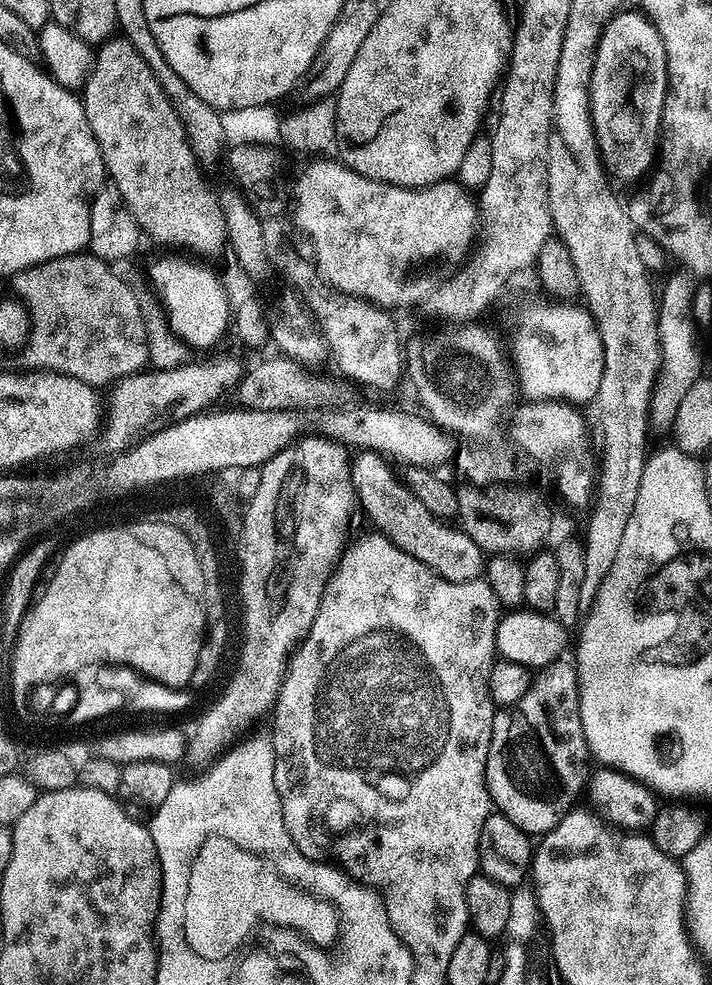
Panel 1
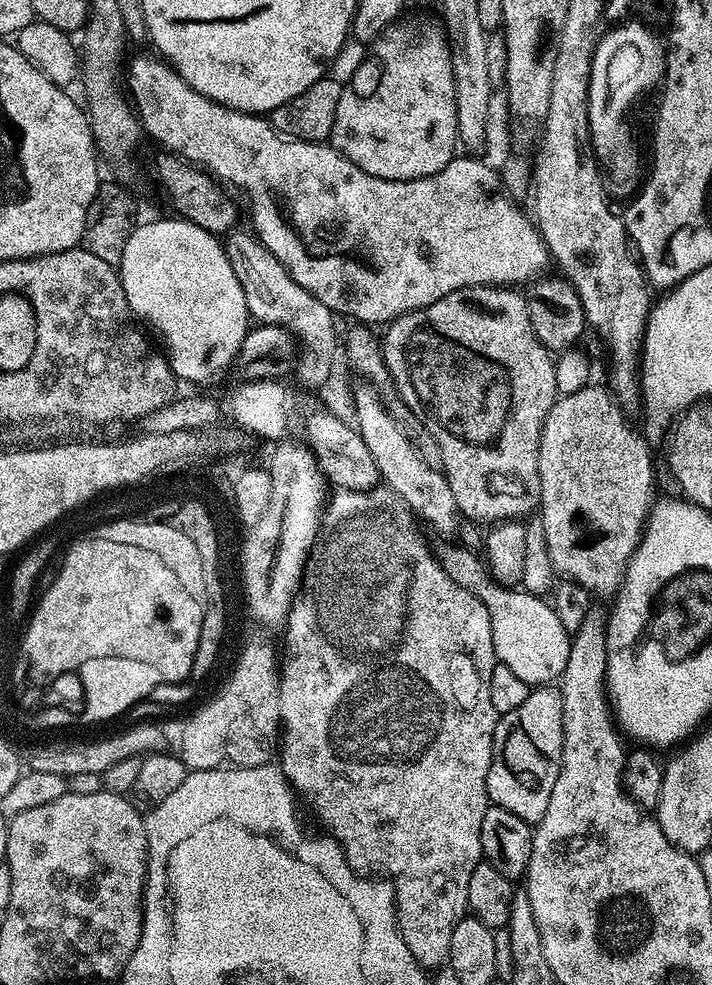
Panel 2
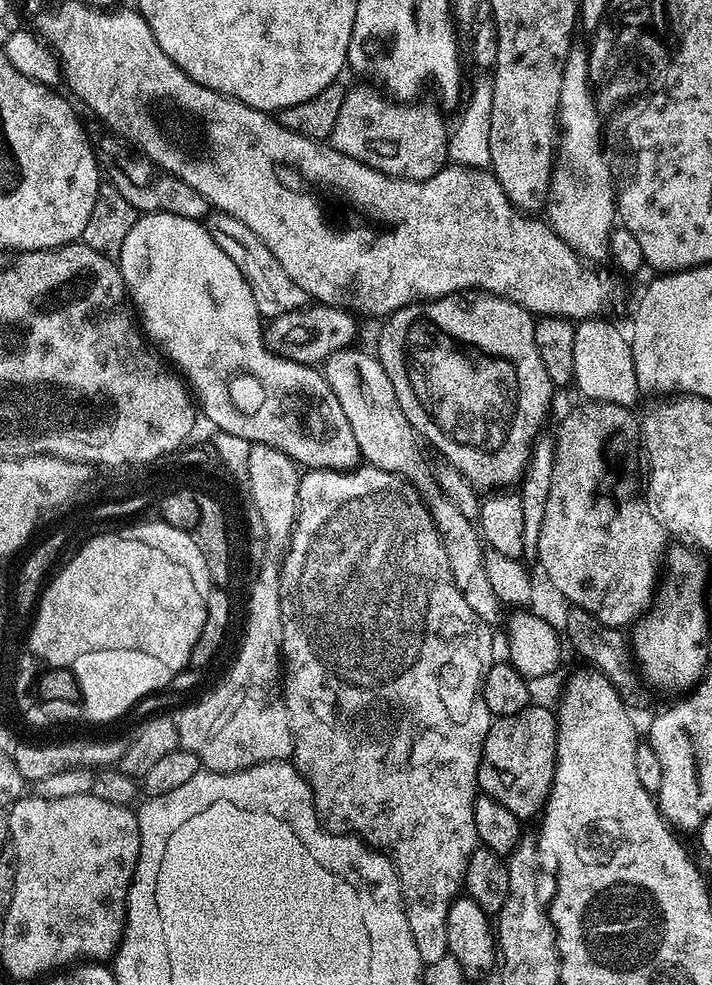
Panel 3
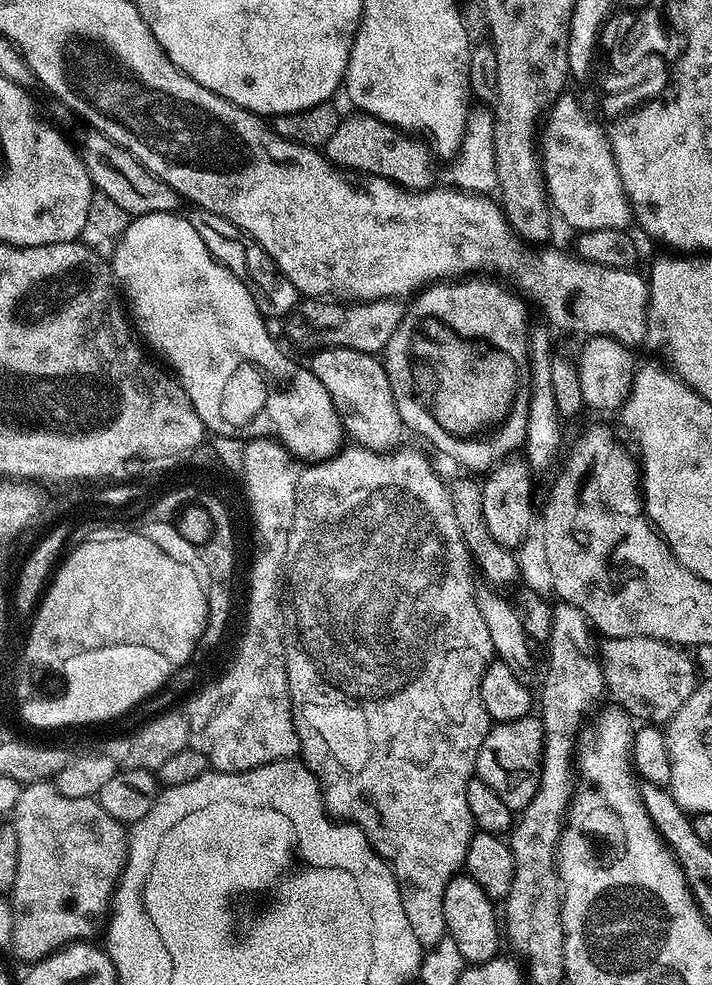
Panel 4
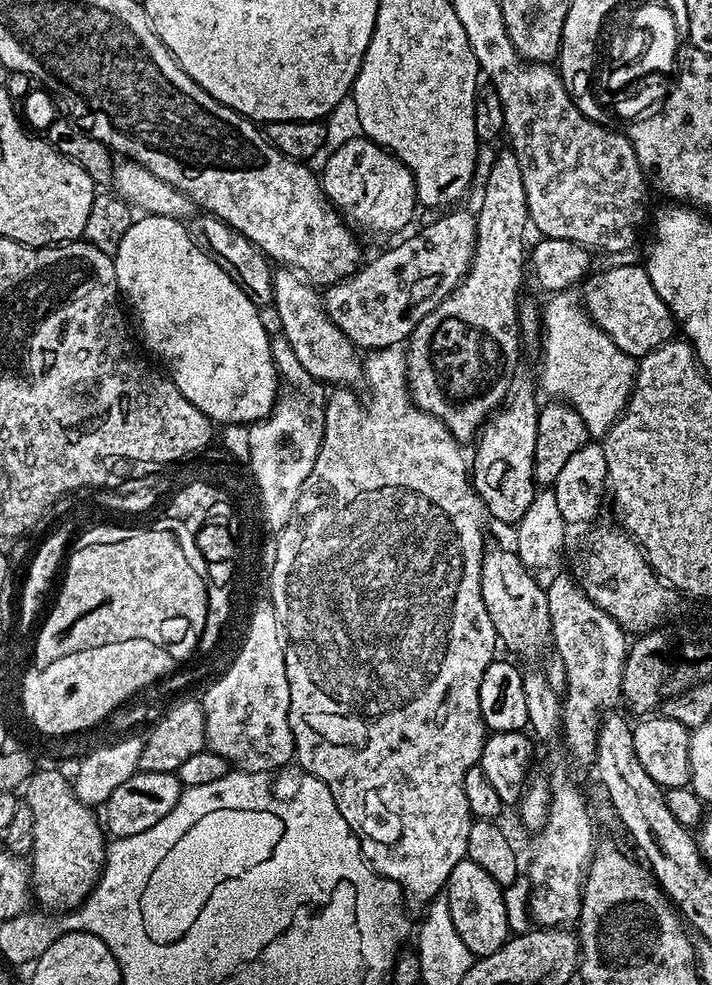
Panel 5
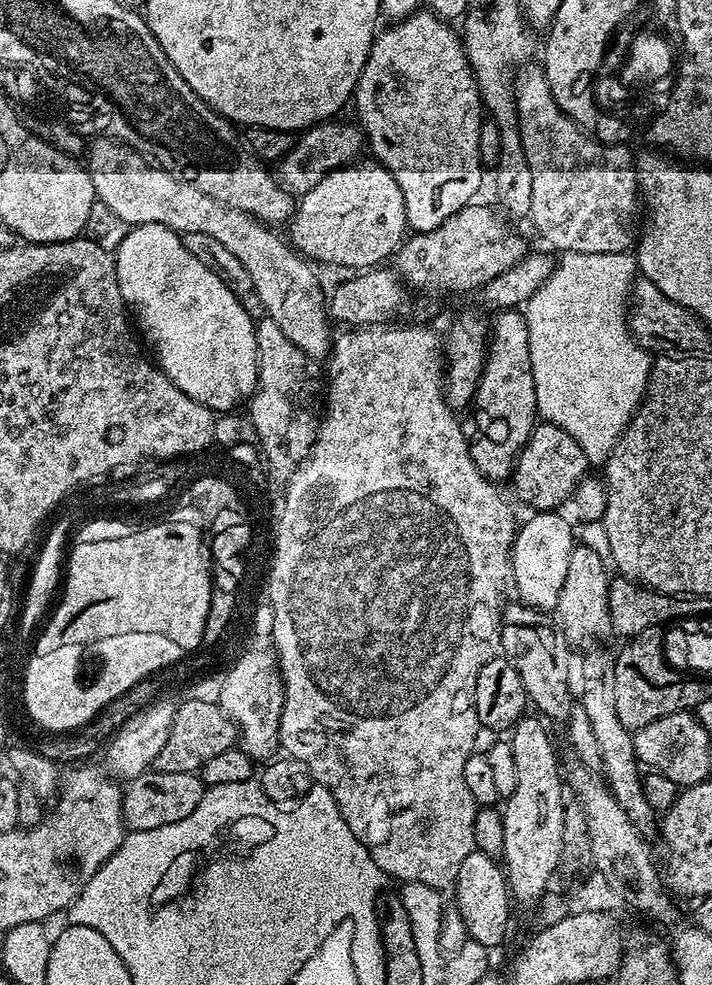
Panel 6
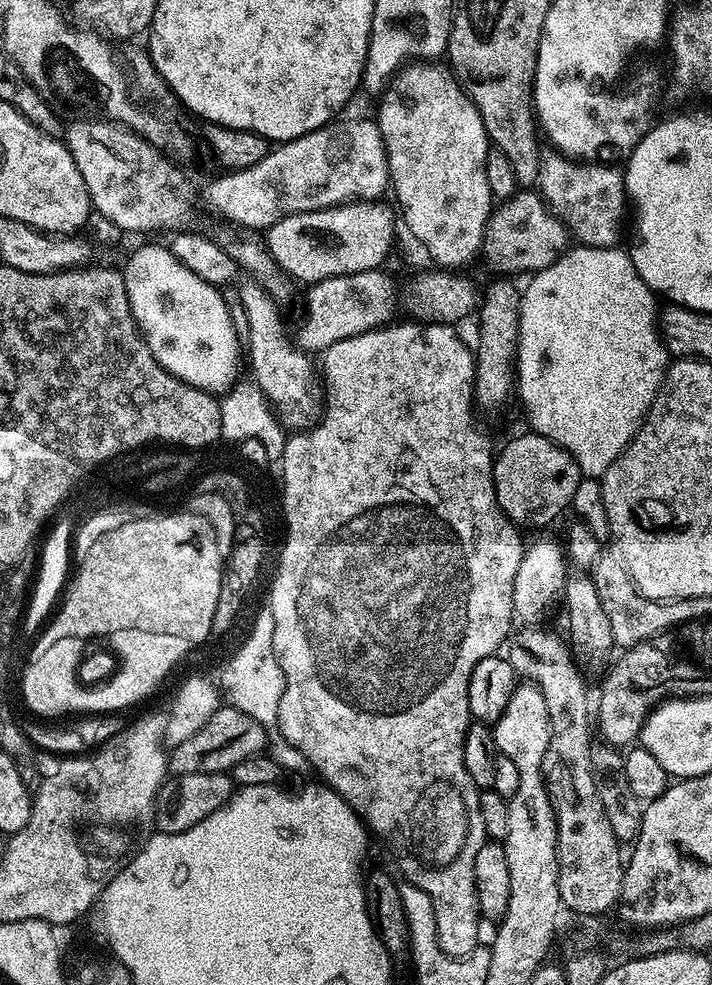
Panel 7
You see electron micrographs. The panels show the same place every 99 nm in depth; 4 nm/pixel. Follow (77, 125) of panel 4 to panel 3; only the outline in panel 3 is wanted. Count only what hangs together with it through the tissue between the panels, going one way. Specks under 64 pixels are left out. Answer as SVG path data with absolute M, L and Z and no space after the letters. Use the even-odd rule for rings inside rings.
M104 134L99 141L95 141L96 162L100 166L103 179L112 184L114 189L122 194L130 206L136 208L137 213L161 212L162 214L178 214L178 218L190 218L203 221L210 211L210 205L194 186L186 186L182 178L174 178L166 170L157 168L156 163L149 156L145 156L139 148L128 143L127 140L115 135Z

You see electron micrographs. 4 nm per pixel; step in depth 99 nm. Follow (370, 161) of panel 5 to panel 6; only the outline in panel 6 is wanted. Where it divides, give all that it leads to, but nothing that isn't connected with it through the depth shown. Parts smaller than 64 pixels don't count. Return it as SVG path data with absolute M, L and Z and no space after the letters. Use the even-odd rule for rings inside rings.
M353 162L326 174L318 186L303 193L295 205L290 217L292 237L290 243L301 256L309 261L321 260L324 264L337 264L348 270L371 270L385 263L384 259L391 257L406 239L409 231L406 218L406 202L402 198L402 186L394 182L394 174L386 170L379 162L360 164Z

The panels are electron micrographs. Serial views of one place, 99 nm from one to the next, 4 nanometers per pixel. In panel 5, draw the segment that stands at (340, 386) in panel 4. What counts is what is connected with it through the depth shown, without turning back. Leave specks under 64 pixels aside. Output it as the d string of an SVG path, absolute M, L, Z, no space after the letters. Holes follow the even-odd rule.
M283 266L273 271L272 304L276 308L276 320L280 323L282 337L314 379L328 386L356 386L356 383L361 383L362 364L359 359L356 361L356 345L346 338L346 334L342 334L342 330L338 330L326 314L321 293L299 272Z

